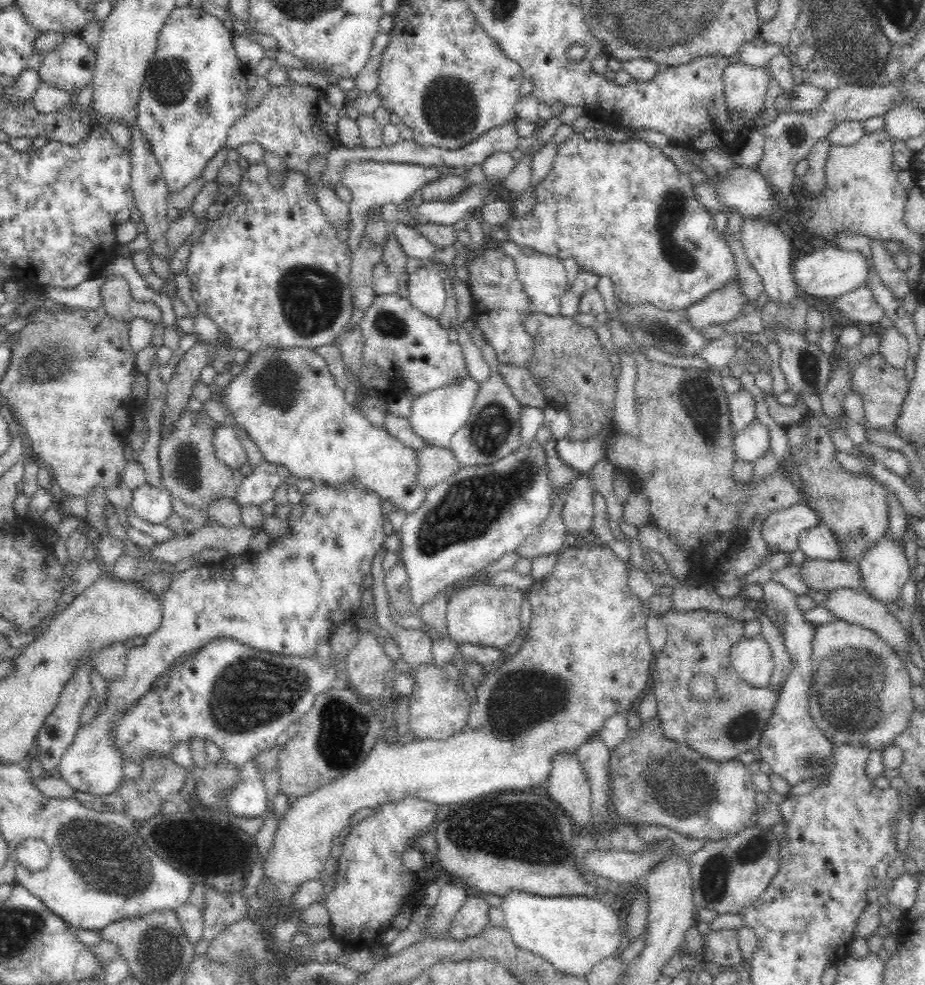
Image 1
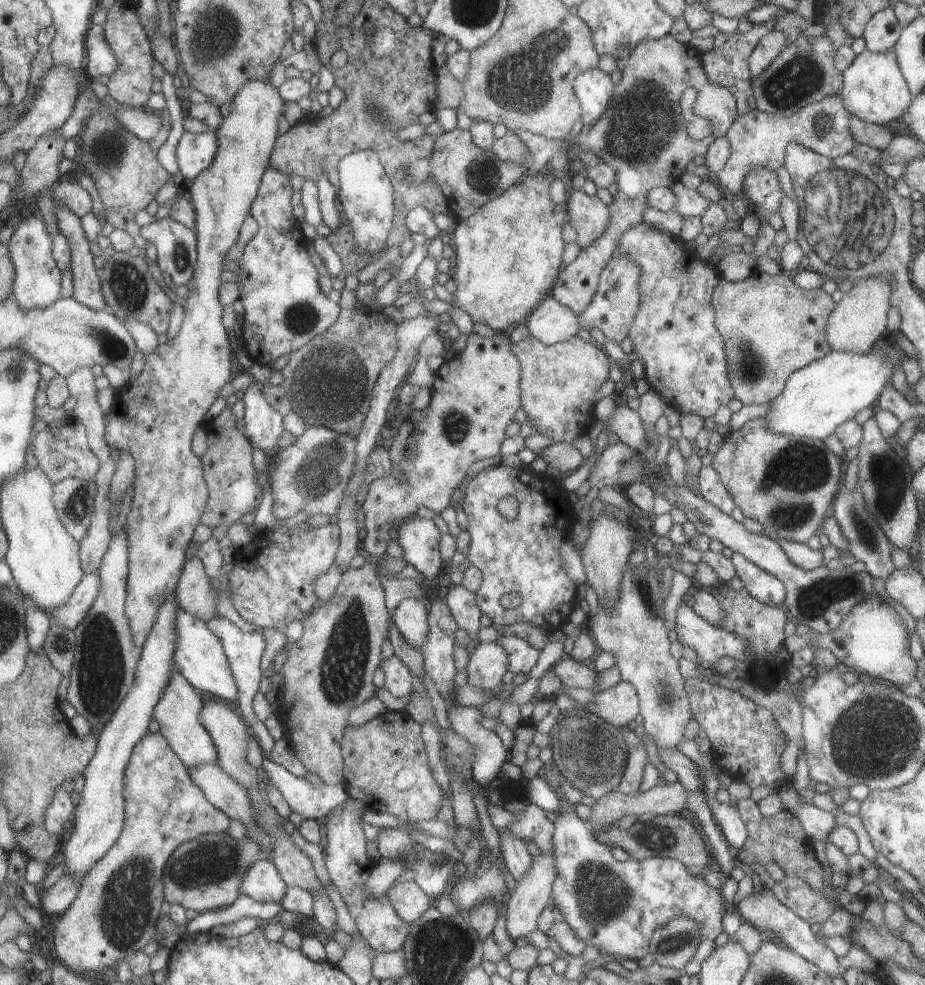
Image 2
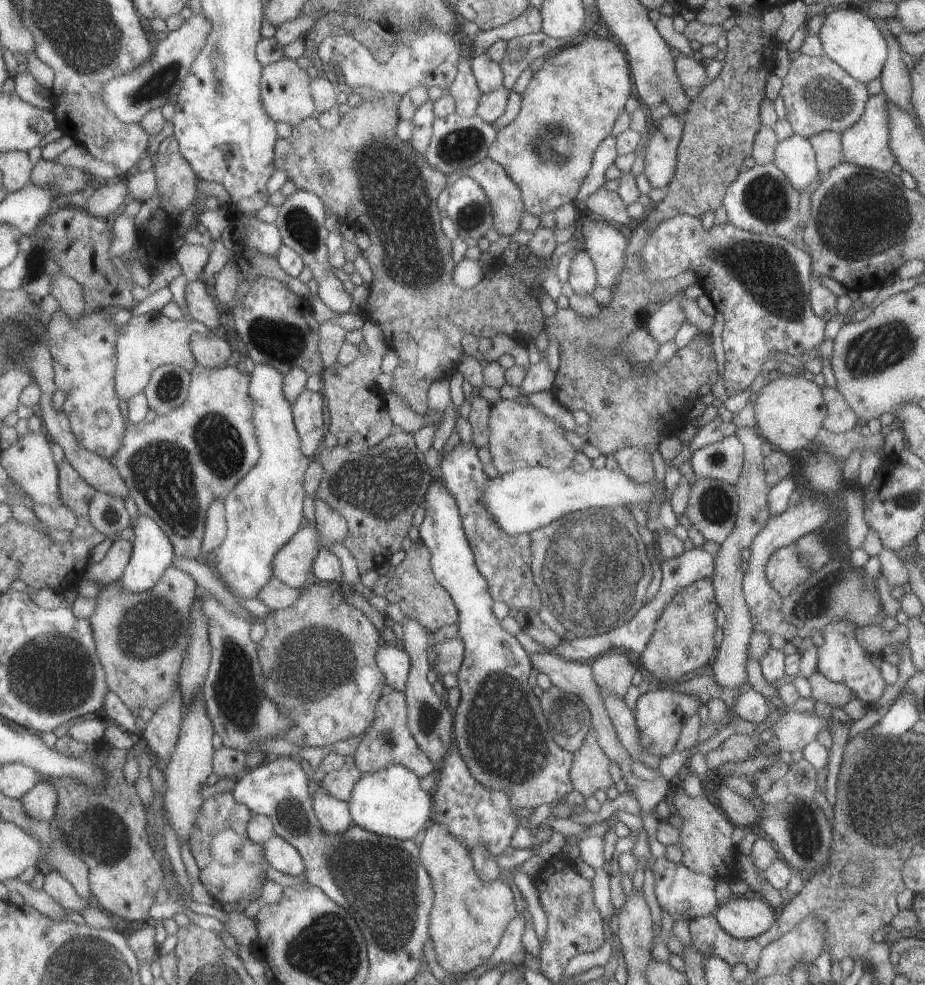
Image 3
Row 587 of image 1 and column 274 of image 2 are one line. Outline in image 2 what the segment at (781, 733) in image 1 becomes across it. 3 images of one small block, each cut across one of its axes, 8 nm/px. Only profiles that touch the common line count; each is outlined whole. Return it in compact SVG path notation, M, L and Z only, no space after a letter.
M264 759L263 766L270 776L271 783L282 792L288 805L305 819L323 821L338 806L351 798L346 784L323 783L316 786L312 780L295 776L272 759Z

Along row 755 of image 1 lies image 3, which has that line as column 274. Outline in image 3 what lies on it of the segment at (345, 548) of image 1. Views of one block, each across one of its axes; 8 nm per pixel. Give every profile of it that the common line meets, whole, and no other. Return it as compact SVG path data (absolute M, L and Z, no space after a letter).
M282 59L276 64L265 66L265 74L262 78L262 96L265 100L266 110L278 122L284 121L294 126L300 126L302 122L312 119L314 112L317 112L313 84L312 76L308 74L306 68L302 68L298 59Z

